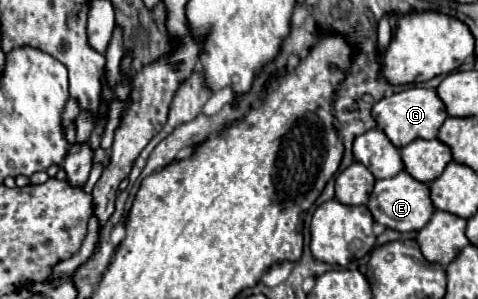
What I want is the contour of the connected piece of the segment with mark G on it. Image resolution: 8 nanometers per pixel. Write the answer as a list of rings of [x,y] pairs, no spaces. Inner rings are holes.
[[[410,87],[378,101],[372,107],[372,117],[376,119],[378,127],[386,133],[386,137],[392,141],[392,145],[400,149],[414,139],[434,139],[448,115],[446,115],[444,103],[440,101],[440,97],[436,97],[434,89]]]

